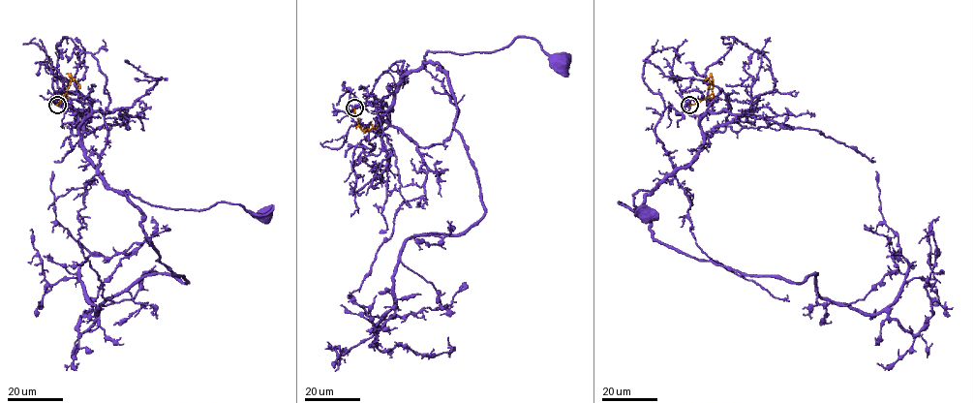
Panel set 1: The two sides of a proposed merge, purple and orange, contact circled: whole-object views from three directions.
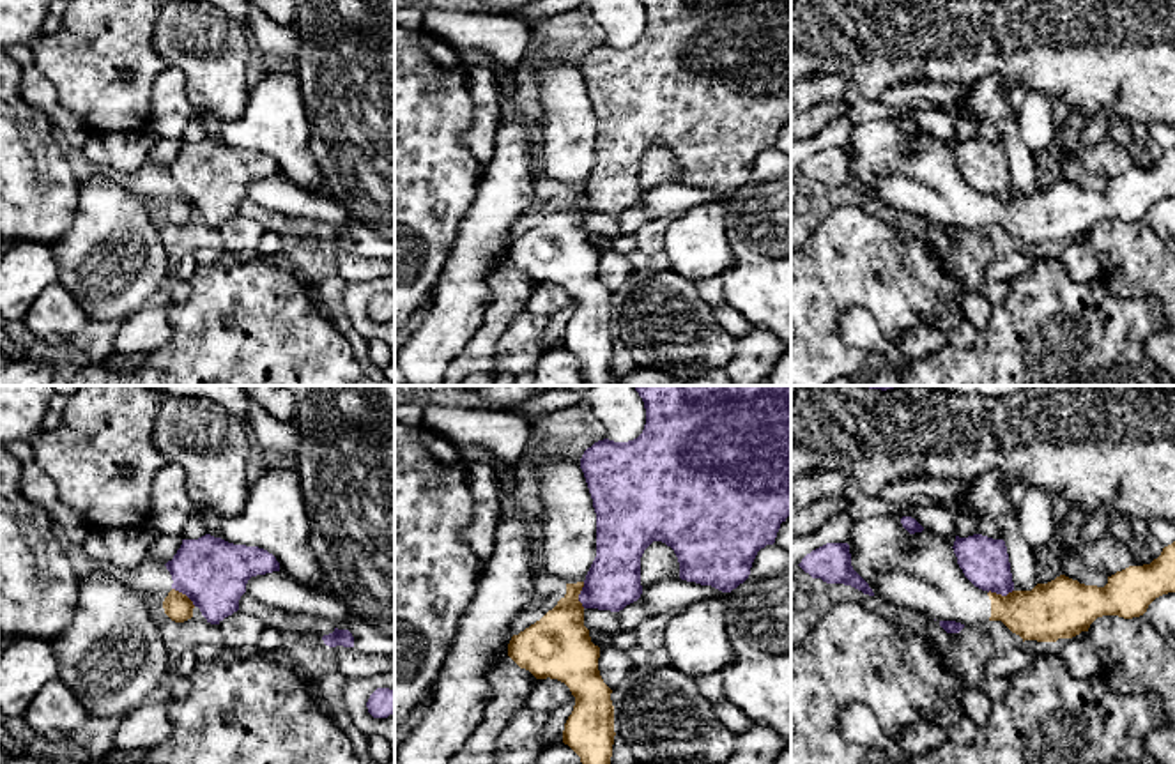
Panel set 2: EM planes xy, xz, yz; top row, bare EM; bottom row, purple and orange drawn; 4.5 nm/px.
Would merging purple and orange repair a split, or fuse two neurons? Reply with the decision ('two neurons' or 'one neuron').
two neurons

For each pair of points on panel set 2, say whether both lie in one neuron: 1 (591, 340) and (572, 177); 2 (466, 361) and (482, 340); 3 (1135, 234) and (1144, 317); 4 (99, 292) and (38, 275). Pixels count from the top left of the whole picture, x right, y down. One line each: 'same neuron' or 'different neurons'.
1: same neuron
2: same neuron
3: different neurons
4: different neurons

